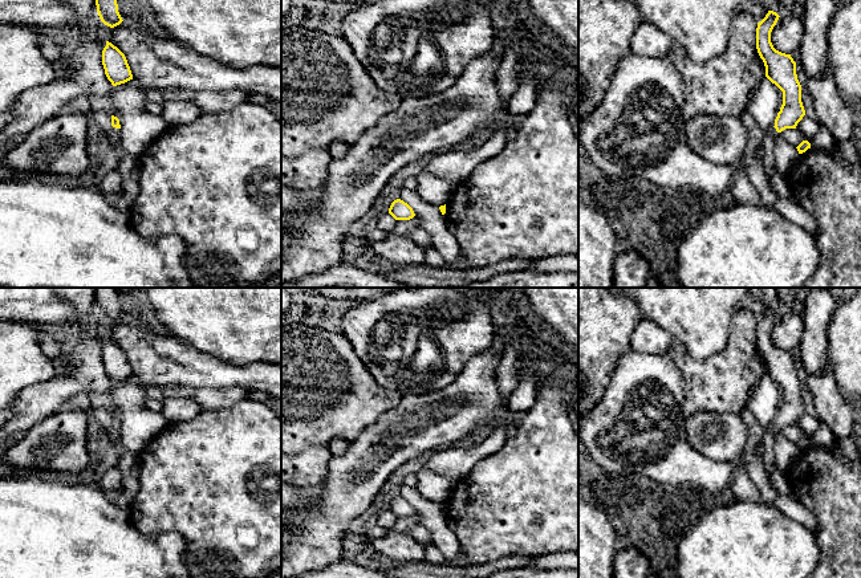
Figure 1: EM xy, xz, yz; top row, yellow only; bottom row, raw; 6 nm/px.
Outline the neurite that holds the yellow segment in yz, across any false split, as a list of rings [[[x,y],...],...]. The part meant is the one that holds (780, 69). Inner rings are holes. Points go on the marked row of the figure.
[[[768,11],[756,28],[756,49],[764,62],[765,77],[783,91],[783,105],[775,119],[775,126],[769,129],[762,141],[762,156],[758,159],[767,175],[779,172],[775,163],[777,134],[785,129],[796,129],[805,115],[796,62],[791,54],[776,50],[771,42],[771,32],[779,17],[776,12]]]

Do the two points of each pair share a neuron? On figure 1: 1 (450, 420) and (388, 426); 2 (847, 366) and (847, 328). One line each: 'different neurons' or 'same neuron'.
1: same neuron
2: same neuron

